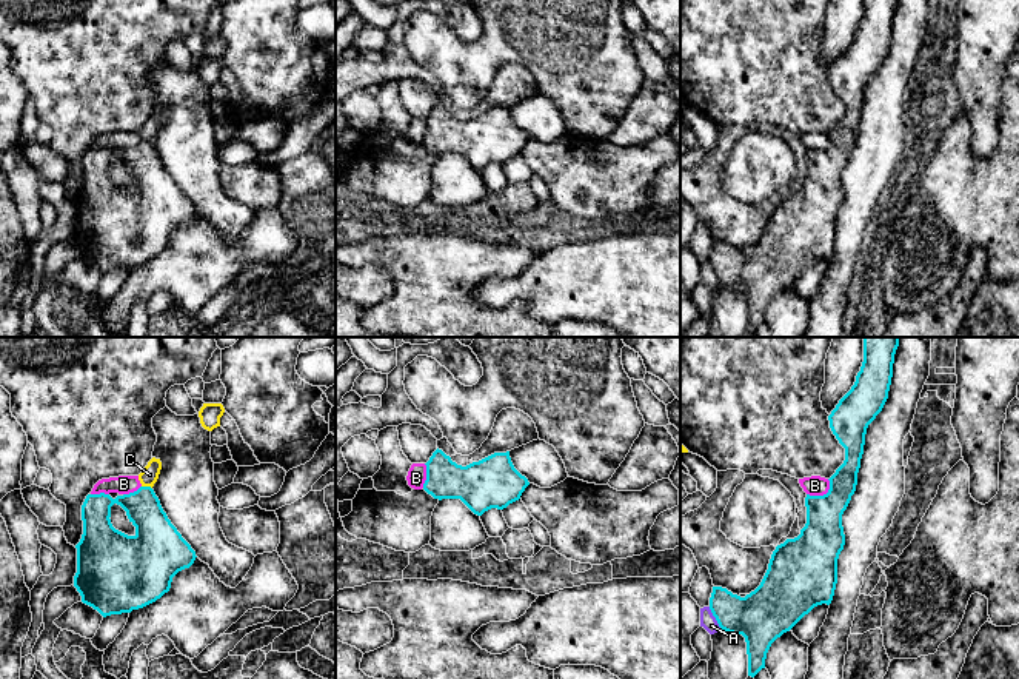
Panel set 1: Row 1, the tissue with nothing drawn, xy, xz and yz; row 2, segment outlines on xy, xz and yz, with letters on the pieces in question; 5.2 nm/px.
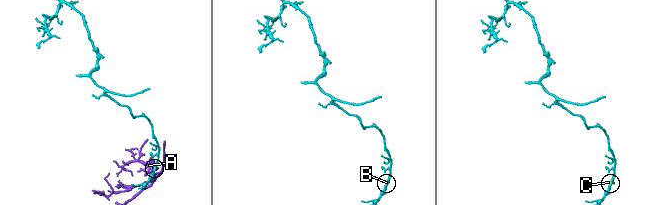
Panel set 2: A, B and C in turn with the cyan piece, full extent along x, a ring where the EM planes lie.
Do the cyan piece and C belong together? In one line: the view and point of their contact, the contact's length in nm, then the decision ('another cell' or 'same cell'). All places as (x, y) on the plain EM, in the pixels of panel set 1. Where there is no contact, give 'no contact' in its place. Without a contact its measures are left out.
xy (147, 142) | 60 nm | another cell

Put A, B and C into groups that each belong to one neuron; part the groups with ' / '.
A / B C

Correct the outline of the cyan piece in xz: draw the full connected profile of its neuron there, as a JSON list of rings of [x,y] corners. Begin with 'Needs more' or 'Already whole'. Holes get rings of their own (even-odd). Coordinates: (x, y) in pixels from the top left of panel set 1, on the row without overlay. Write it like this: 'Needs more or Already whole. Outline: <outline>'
Already whole. Outline: [[[437,103],[425,120],[423,145],[428,149],[439,156],[460,154],[477,171],[491,163],[506,163],[530,140],[514,123],[510,106],[462,122]]]

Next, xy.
Already whole. Outline: [[[151,142],[115,154],[105,148],[88,149],[82,176],[74,242],[82,257],[103,273],[155,257],[169,246],[172,232],[197,212]],[[114,159],[126,166],[135,182],[134,191],[112,182],[109,172]]]

